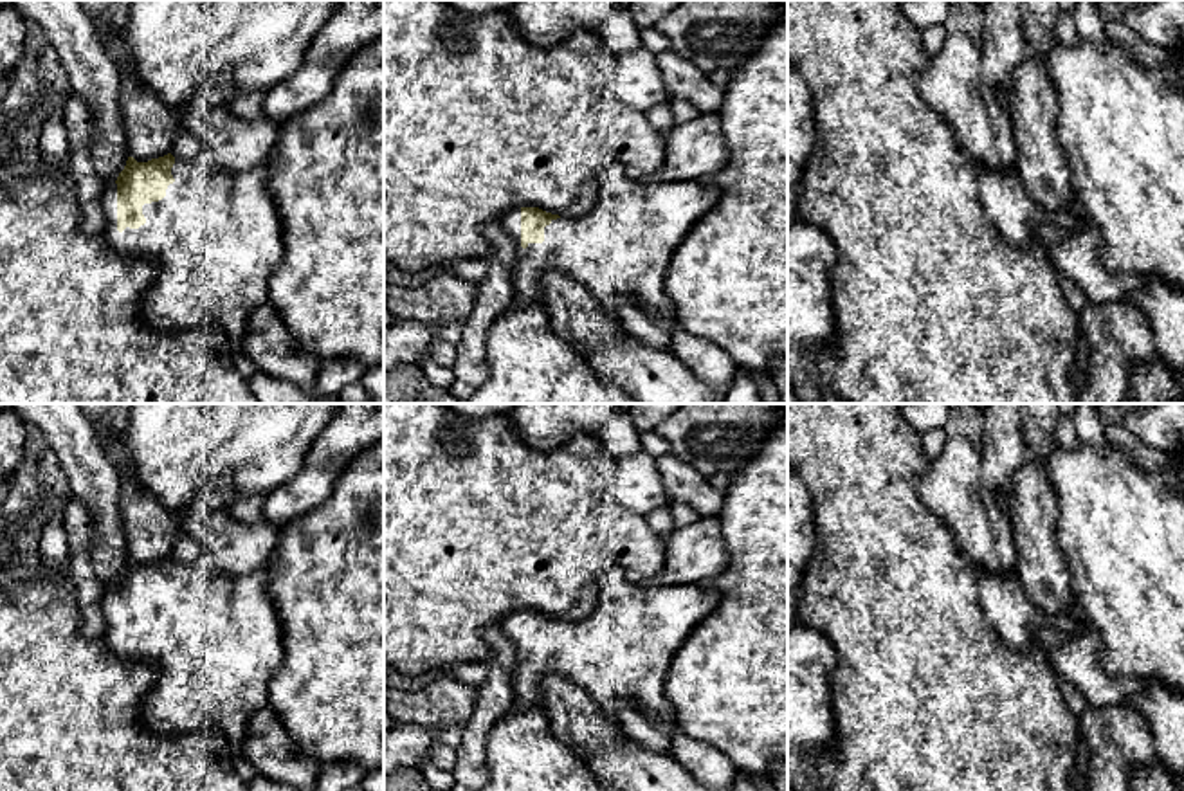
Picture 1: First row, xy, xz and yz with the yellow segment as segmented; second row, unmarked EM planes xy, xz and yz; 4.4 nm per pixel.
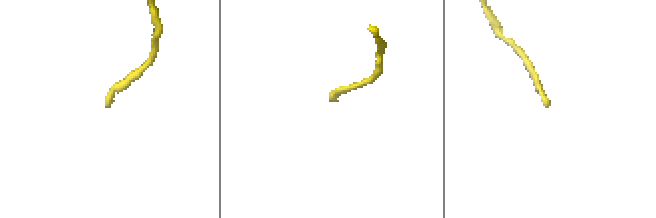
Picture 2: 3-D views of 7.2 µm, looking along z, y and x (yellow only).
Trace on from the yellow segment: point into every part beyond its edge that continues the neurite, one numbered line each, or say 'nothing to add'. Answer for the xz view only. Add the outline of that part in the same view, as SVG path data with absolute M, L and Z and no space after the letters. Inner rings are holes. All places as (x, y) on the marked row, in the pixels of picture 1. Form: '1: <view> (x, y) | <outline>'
1: xz (620, 247) | M609 162L598 175L597 204L582 216L560 216L544 227L542 243L521 247L521 207L501 218L505 232L512 238L517 265L512 272L512 305L541 303L541 277L559 270L578 281L593 297L609 306L611 297L642 310L656 310L674 317L674 306L665 294L665 274L670 256L692 225L721 198L721 191L690 182L643 182L633 180L620 162Z

